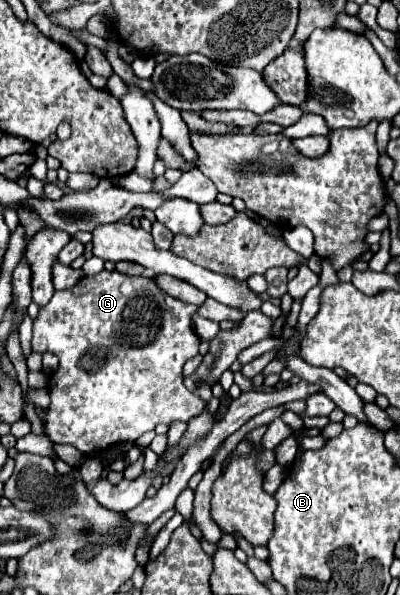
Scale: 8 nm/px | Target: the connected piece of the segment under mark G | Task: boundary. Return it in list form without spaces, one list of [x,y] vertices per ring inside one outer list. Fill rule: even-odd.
[[[101,271],[97,275],[91,277],[81,277],[77,281],[77,285],[73,285],[71,289],[63,289],[63,291],[55,291],[55,295],[51,297],[51,301],[39,311],[37,319],[33,321],[33,351],[37,353],[53,353],[59,357],[59,367],[57,371],[51,375],[49,381],[49,411],[45,417],[45,433],[53,443],[67,443],[77,447],[83,455],[93,455],[93,453],[101,453],[107,447],[119,445],[119,443],[135,443],[143,433],[153,431],[159,423],[167,423],[171,425],[173,421],[189,421],[189,417],[195,417],[195,413],[199,413],[199,409],[203,409],[205,401],[199,395],[193,395],[185,385],[183,385],[183,365],[187,359],[191,359],[193,355],[199,353],[199,337],[191,327],[191,311],[193,307],[189,307],[183,301],[177,301],[173,297],[169,297],[167,293],[163,293],[155,281],[151,281],[149,277],[127,277],[121,275],[117,271]]]

